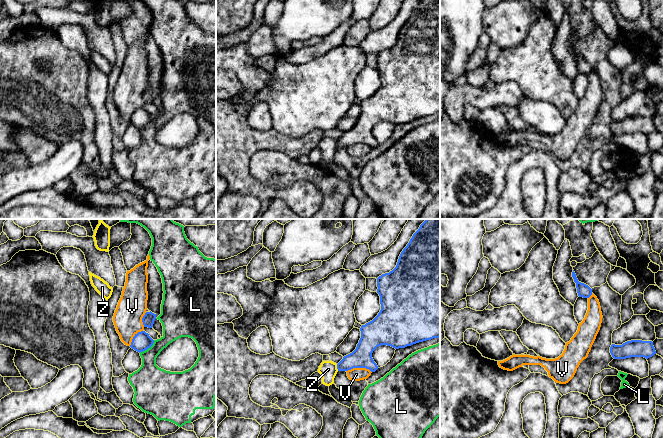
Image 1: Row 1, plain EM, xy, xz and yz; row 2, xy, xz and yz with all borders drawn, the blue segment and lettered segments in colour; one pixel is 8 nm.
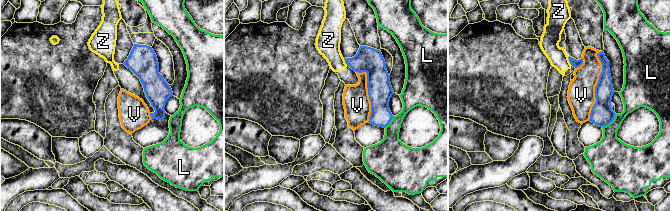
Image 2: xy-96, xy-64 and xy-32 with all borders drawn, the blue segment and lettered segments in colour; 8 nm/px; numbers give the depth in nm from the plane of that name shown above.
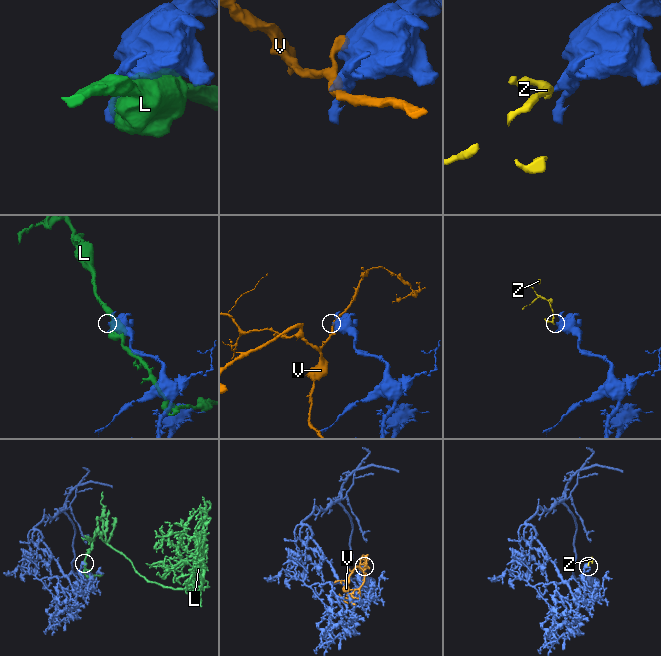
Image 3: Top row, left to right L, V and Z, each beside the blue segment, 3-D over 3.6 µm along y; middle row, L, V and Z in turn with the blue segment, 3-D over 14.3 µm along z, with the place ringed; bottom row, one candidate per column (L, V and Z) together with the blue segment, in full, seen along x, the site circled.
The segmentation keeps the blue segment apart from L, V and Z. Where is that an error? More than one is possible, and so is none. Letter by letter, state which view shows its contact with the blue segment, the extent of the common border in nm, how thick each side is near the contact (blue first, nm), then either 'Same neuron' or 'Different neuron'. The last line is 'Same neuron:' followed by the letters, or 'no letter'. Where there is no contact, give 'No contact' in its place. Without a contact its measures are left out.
L: Touches blue in xy. Shared border 160 nm. Thickness 150 nm (blue) against 240 nm. Different neuron
V: Touches blue in xz. Shared border 200 nm. Thickness 170 nm (blue) against 110 nm. Different neuron
Z: Touches blue in xz. Shared border 60 nm. Thickness 170 nm (blue) against 140 nm. Different neuron
Same neuron: no letter

